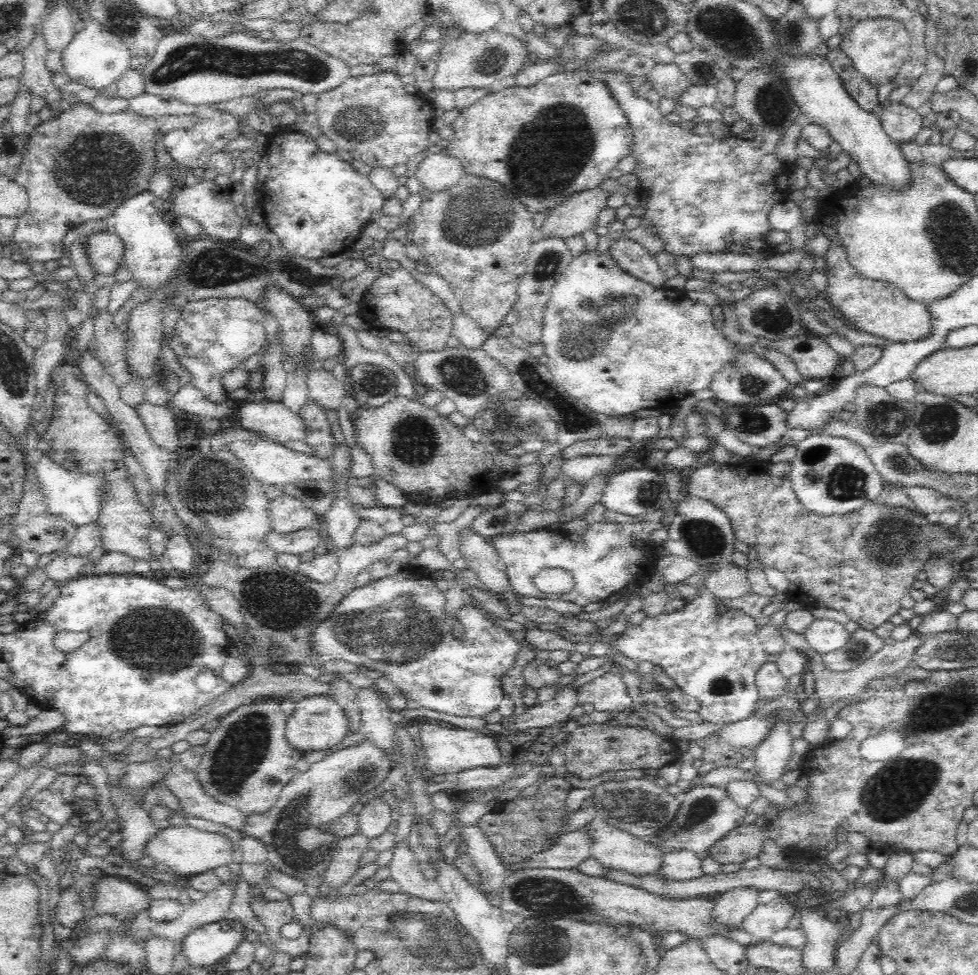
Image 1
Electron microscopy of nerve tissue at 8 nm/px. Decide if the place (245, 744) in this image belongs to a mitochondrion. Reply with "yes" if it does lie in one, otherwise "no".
yes

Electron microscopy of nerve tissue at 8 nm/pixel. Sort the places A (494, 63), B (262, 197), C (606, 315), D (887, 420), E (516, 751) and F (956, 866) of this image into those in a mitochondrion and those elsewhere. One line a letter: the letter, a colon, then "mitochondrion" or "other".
A: mitochondrion
B: other
C: mitochondrion
D: mitochondrion
E: other
F: other

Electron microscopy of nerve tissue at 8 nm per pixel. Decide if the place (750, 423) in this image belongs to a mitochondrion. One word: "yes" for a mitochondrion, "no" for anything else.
yes

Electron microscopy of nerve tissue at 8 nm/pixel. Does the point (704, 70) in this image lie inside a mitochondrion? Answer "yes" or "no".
yes

